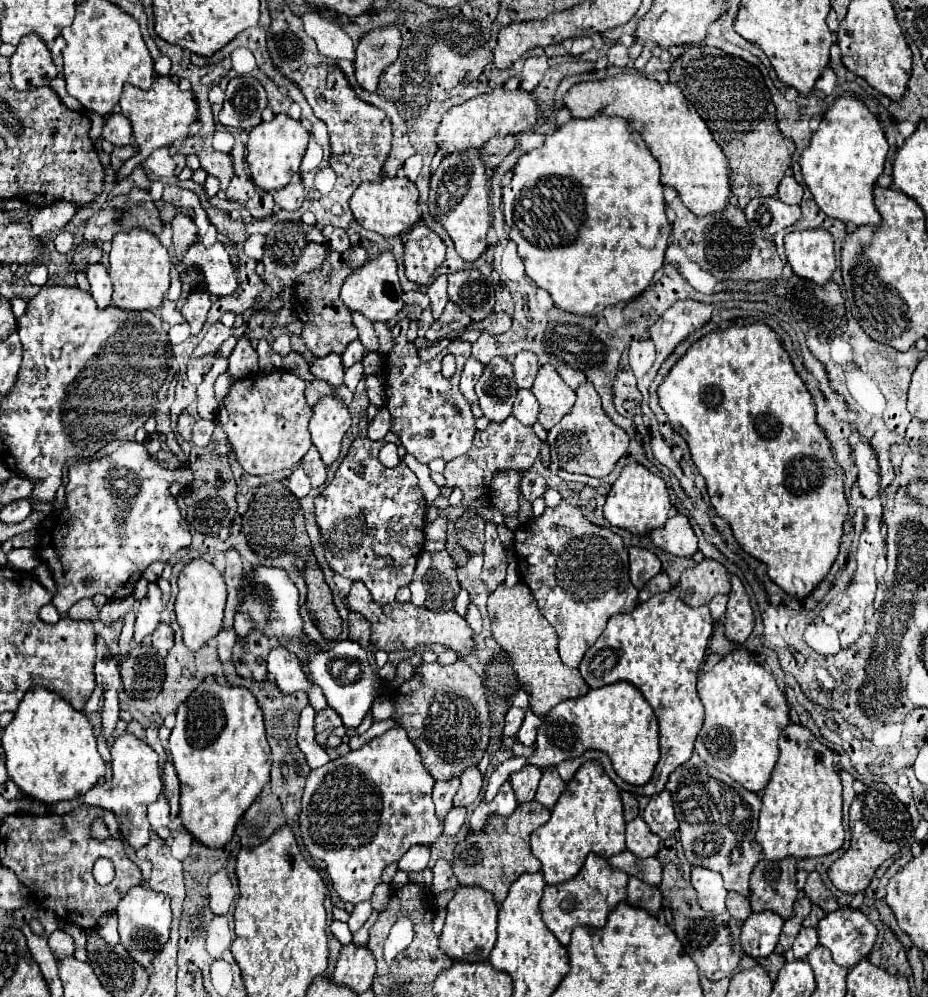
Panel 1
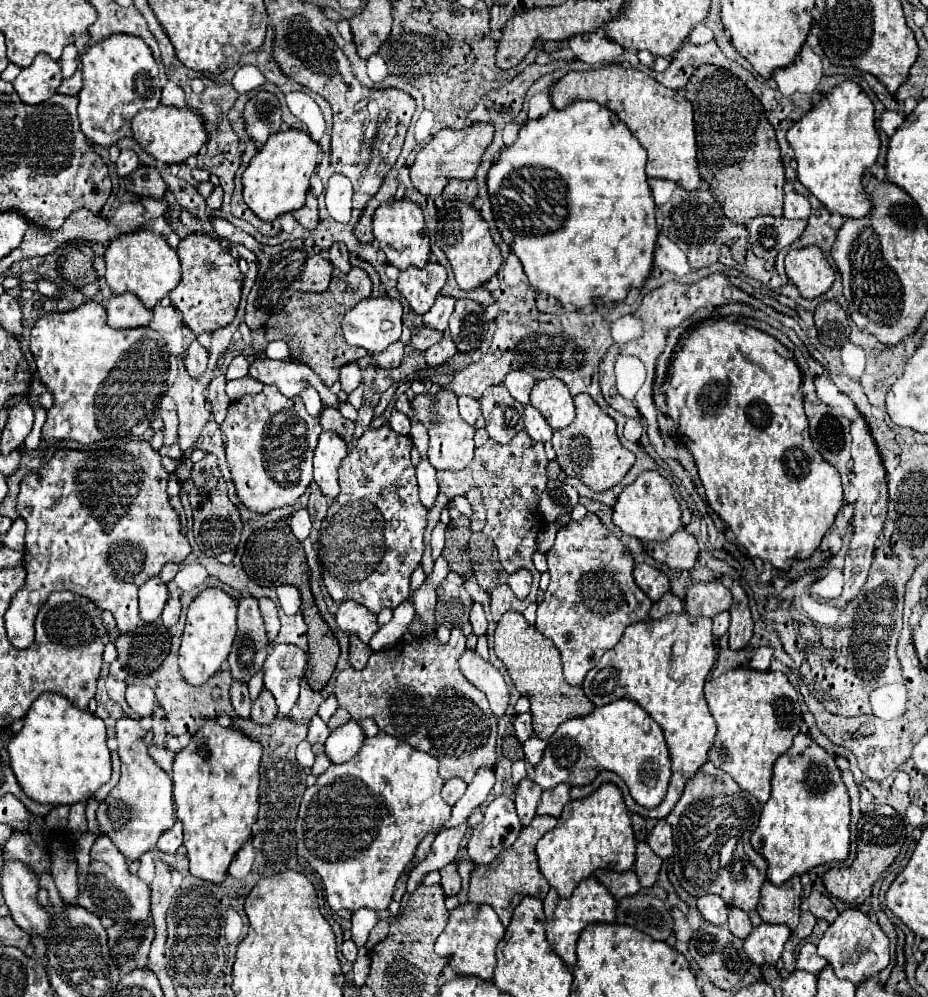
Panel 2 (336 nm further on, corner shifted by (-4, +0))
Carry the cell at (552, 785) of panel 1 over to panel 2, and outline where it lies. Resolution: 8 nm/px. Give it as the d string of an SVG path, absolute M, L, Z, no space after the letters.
M559 784L553 790L543 790L541 802L537 806L537 814L547 814L547 816L555 816L559 818L565 804L569 802L569 786L567 784Z

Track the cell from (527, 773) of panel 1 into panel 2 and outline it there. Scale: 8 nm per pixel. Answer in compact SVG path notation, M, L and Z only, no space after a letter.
M525 778L519 782L517 792L515 792L515 806L517 806L517 814L519 814L523 826L527 826L535 818L535 814L537 814L535 810L537 810L541 792L543 792L543 788L539 784L535 784L531 778Z

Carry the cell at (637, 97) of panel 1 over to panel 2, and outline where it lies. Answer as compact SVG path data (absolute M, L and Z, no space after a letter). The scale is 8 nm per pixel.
M609 64L597 70L587 72L567 72L553 84L551 104L555 108L565 108L577 100L595 100L609 110L613 110L627 128L637 136L637 140L647 150L647 176L673 180L685 190L699 188L697 172L697 144L695 144L695 126L693 126L693 106L687 100L681 100L677 92L661 86L655 78L643 74L637 68L623 68Z

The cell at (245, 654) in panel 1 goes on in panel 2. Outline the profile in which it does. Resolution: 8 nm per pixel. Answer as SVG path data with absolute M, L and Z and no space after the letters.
M263 690L261 694L259 694L259 698L253 702L253 710L251 710L251 718L253 718L253 722L257 722L257 724L269 724L269 722L273 722L273 718L277 716L277 706L275 706L275 700L273 700L273 696L269 694L269 690Z

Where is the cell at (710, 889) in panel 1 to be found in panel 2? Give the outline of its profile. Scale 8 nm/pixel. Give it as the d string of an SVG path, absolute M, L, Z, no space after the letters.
M705 894L697 900L697 908L703 914L703 918L715 926L721 926L727 922L727 914L729 914L729 906L723 898L713 896L713 894Z

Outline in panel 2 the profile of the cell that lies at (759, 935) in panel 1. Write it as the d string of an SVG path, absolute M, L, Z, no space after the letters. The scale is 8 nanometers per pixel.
M759 924L751 930L751 934L743 942L743 950L747 952L753 964L775 964L781 958L783 946L789 940L791 930L785 924Z

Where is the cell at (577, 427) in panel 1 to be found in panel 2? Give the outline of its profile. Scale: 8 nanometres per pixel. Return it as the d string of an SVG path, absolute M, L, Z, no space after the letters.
M587 394L575 396L575 408L577 416L573 424L557 430L551 438L551 444L557 452L557 462L567 476L579 478L587 488L595 492L605 492L623 480L623 476L635 464L635 454L621 446L615 432L615 422L593 402L593 398Z

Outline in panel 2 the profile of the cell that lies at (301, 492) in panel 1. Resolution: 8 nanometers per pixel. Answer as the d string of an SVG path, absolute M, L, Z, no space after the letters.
M303 508L303 510L297 510L297 512L289 518L289 528L293 530L293 534L295 534L295 538L297 538L299 542L303 542L303 540L309 536L309 532L311 532L311 520L309 520L309 514L307 514L305 508Z

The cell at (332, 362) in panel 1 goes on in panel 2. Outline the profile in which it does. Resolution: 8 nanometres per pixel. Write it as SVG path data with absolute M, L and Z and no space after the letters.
M355 362L343 366L343 368L341 368L339 382L341 382L343 390L345 390L347 394L351 394L351 392L361 384L361 368L359 368Z

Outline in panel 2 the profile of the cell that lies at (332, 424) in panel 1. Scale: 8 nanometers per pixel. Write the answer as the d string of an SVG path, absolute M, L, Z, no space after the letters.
M321 432L319 444L313 456L313 482L319 486L321 494L335 500L339 496L337 470L341 460L347 456L347 444L337 438L335 432Z

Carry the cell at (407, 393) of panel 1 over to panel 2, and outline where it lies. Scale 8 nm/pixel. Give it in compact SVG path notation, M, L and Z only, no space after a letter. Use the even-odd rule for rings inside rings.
M439 390L439 400L437 404L433 404L427 396L417 396L415 398L415 404L413 404L413 410L417 414L417 418L429 428L429 450L427 450L427 458L429 462L433 464L433 468L437 470L451 470L451 472L457 472L461 468L465 468L467 462L471 462L473 458L473 434L475 434L475 428L469 426L461 416L459 416L459 410L457 410L457 396L447 392L447 390ZM431 410L439 412L441 414L441 422L439 424L433 424L431 422Z

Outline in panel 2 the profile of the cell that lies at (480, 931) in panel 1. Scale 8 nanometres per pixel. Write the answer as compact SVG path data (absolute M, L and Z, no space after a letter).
M467 902L467 904L457 906L451 912L445 930L441 932L441 936L435 942L435 952L441 954L441 956L447 956L449 966L457 974L461 974L461 976L477 976L481 980L491 980L495 964L497 964L495 948L497 948L499 940L503 938L503 934L505 934L505 928L499 922L499 918L497 918L497 914L493 912L491 906Z

